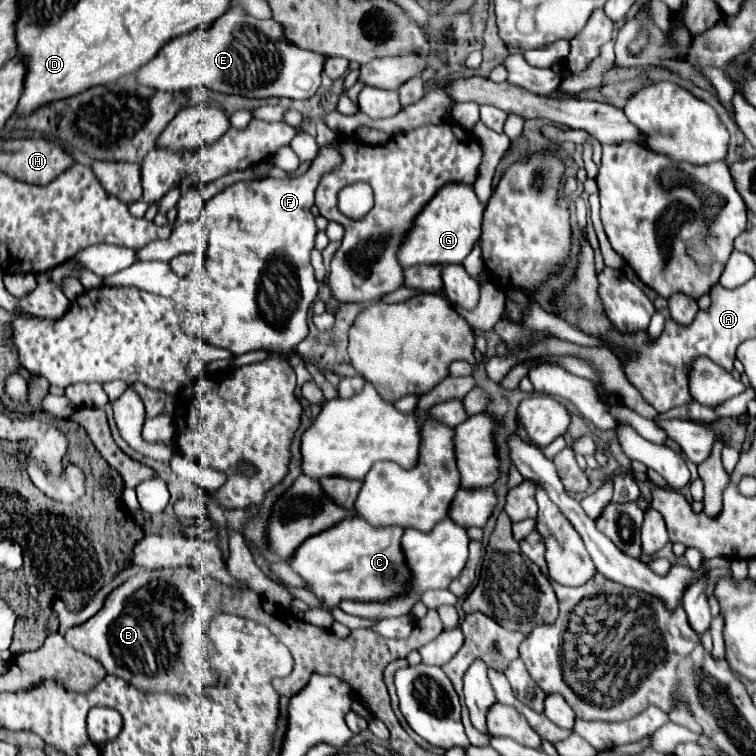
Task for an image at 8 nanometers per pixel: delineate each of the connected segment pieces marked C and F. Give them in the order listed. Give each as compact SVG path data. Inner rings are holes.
M354 516L344 522L308 538L304 546L296 550L290 564L308 584L310 590L324 606L338 606L342 600L356 602L388 602L396 596L404 596L412 582L412 570L404 564L404 552L400 550L400 538L404 528L386 526L376 528L364 518Z
M330 144L320 148L314 166L308 168L300 178L266 178L236 182L224 188L206 204L206 218L210 230L210 248L206 254L206 276L192 280L182 280L180 290L172 300L184 306L182 330L200 336L208 344L230 350L234 356L252 350L270 350L280 356L294 356L296 346L308 336L306 314L316 298L318 282L314 280L314 270L310 266L310 252L314 248L316 224L310 208L314 206L314 190L320 176L338 164L340 156Z

